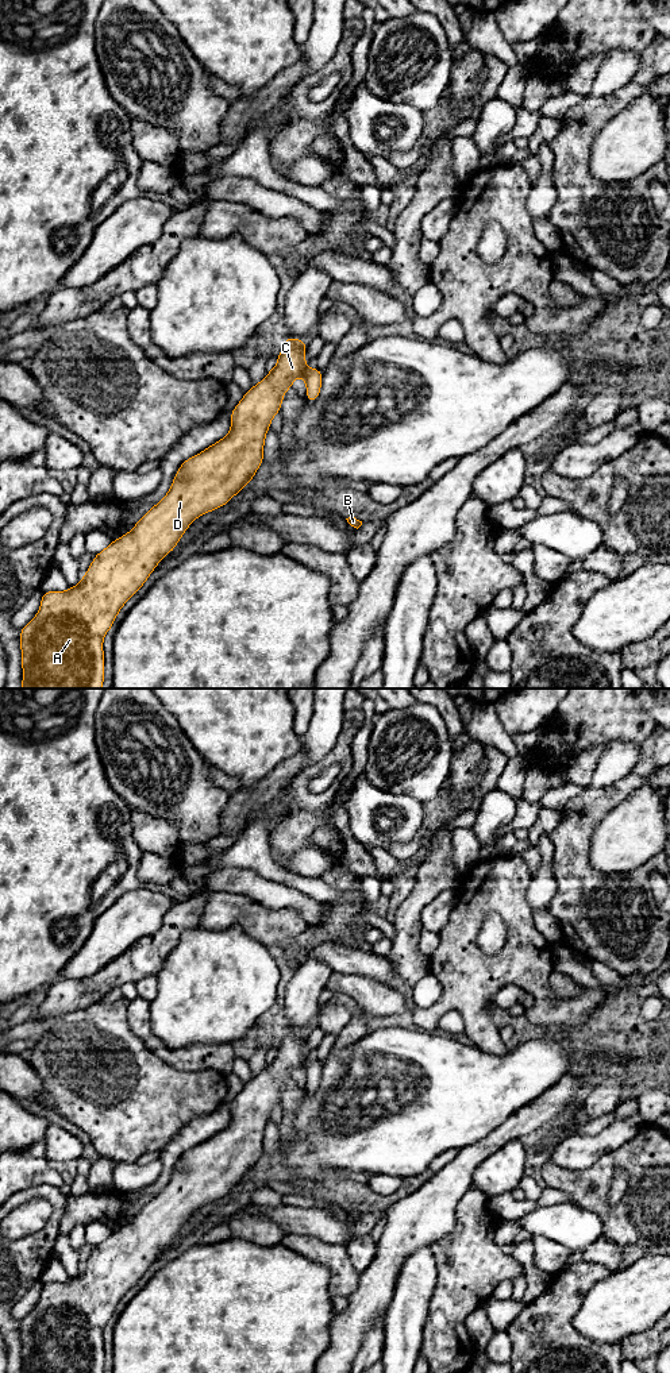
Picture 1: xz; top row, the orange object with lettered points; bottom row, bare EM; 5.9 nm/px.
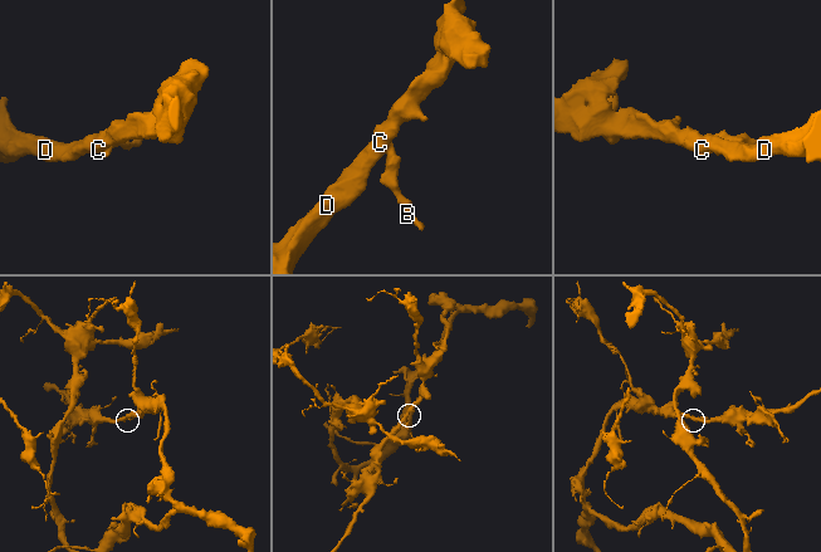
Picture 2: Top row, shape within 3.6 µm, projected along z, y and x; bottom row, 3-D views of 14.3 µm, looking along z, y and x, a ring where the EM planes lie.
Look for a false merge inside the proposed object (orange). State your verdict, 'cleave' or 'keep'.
cleave

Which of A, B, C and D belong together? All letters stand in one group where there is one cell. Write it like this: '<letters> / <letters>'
A C D / B

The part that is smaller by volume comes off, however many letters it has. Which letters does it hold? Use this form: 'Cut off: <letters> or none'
Cut off: B

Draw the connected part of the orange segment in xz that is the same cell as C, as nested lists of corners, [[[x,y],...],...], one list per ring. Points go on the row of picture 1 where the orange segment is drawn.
[[[288,338],[277,358],[277,365],[267,375],[244,393],[231,412],[231,429],[226,437],[209,446],[200,454],[186,459],[180,466],[168,494],[154,505],[134,525],[131,532],[113,540],[105,549],[95,555],[85,576],[68,591],[46,591],[42,594],[36,616],[20,629],[20,649],[23,680],[22,689],[103,689],[104,651],[103,640],[112,628],[123,605],[145,585],[161,559],[178,544],[188,527],[200,516],[224,506],[243,486],[251,482],[263,463],[265,436],[272,419],[280,413],[284,394],[293,387],[296,377],[304,377],[307,343],[297,338]]]

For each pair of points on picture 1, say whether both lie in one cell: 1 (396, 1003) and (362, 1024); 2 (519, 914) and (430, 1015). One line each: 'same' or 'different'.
1: different
2: same

